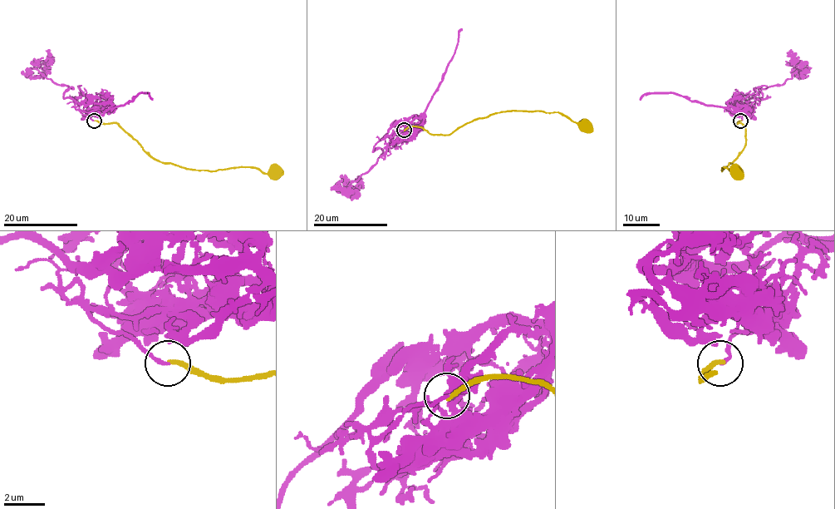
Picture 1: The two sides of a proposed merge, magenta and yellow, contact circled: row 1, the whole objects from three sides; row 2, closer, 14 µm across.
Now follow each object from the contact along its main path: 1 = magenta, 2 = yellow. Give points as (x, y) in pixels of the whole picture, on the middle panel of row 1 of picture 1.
1: (404, 129), (379, 141), (372, 150), (380, 149), (382, 155), (350, 184), (353, 195), (345, 186), (341, 175)
2: (404, 129), (420, 126), (431, 134), (449, 135), (469, 121), (502, 111), (527, 111), (561, 112), (583, 123)

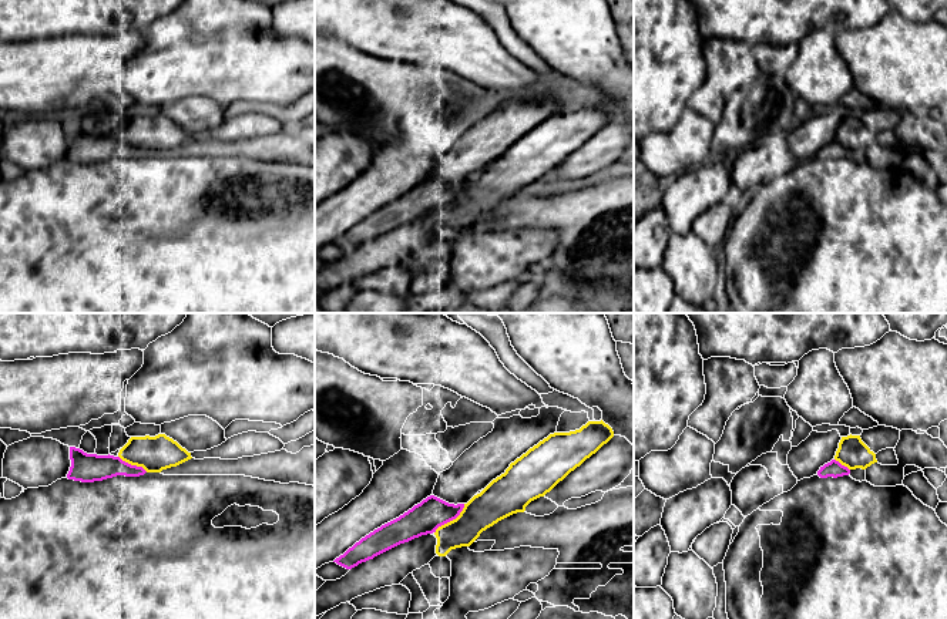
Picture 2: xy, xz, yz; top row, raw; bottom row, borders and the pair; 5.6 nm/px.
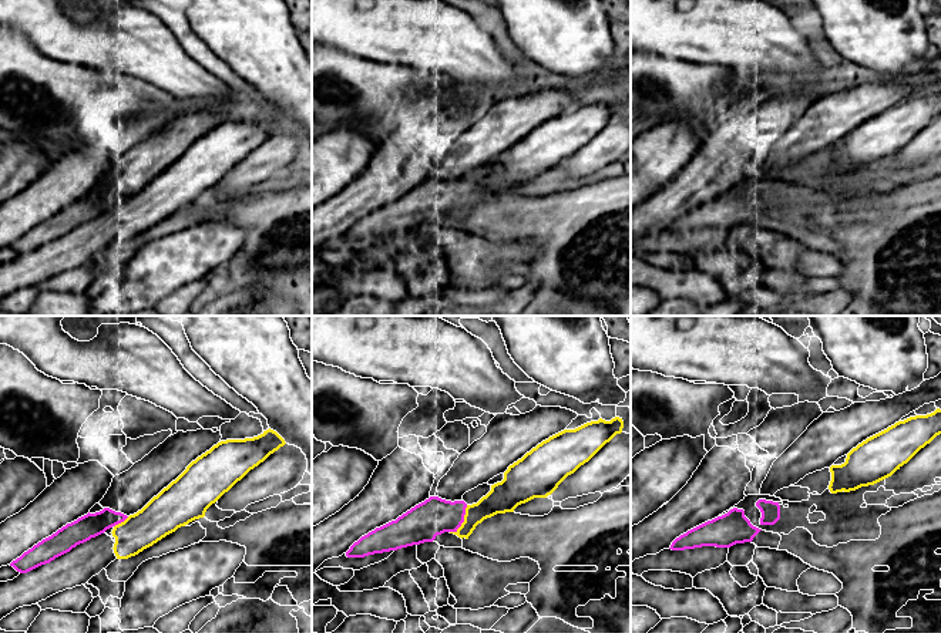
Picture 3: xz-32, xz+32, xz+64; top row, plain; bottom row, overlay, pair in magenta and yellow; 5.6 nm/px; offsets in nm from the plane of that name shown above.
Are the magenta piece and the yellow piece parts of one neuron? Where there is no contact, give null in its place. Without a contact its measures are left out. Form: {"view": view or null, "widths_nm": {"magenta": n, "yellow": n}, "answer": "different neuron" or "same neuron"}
{"view": "xz", "widths_nm": {"magenta": 180, "yellow": 200}, "answer": "different neuron"}

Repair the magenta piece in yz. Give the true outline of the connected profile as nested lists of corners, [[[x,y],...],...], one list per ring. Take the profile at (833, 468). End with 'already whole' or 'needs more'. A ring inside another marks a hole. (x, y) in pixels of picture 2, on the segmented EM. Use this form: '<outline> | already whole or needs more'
[[[832,460],[830,462],[825,464],[823,467],[820,467],[820,470],[817,471],[817,475],[820,478],[827,478],[827,477],[843,477],[843,475],[849,475],[850,470],[844,465],[842,465],[839,461]]] | already whole

